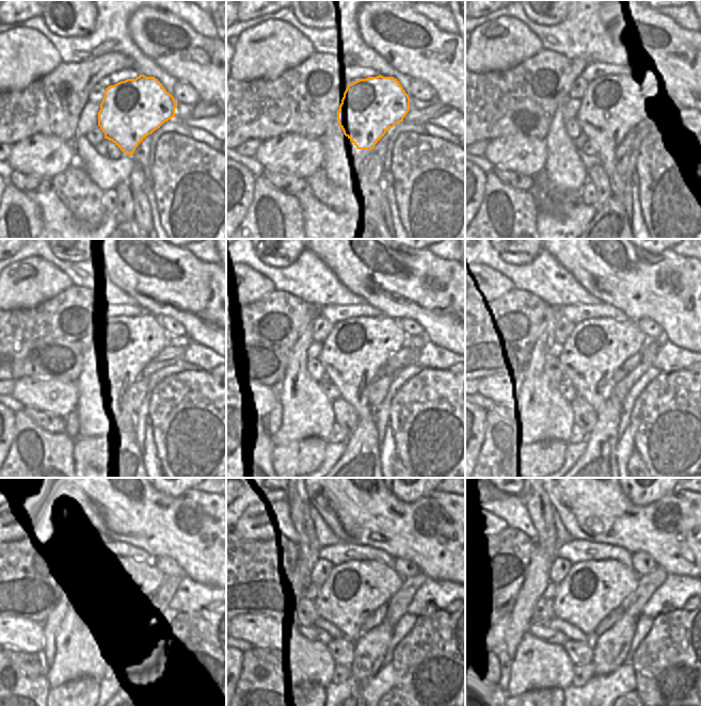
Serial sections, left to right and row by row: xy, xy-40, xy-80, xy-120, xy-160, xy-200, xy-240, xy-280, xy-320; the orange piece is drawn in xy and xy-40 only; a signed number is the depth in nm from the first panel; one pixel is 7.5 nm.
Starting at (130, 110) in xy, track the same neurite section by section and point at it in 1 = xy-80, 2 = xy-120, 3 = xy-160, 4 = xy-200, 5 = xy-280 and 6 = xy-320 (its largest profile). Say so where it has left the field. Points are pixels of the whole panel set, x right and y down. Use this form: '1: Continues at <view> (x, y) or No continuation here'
1: Continues at xy-80 (609, 109)
2: Continues at xy-120 (124, 346)
3: Continues at xy-160 (354, 351)
4: Continues at xy-200 (596, 348)
5: Continues at xy-280 (353, 590)
6: Continues at xy-320 (591, 590).

